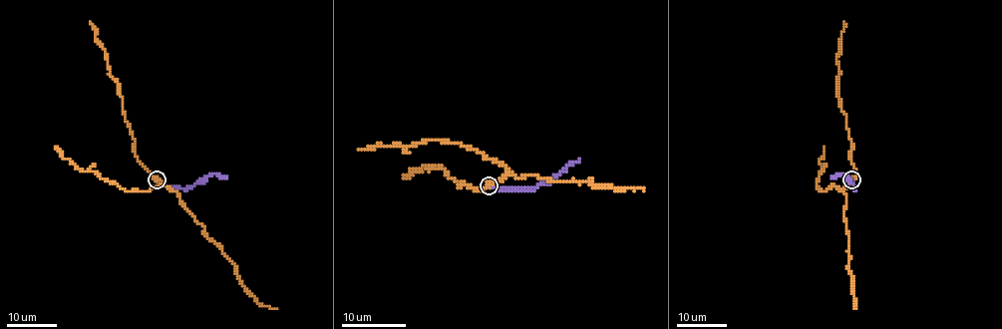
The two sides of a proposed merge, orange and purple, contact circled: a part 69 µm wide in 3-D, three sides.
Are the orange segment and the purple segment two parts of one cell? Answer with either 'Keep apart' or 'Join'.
Keep apart

